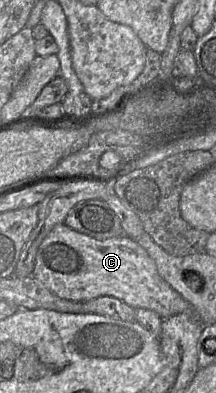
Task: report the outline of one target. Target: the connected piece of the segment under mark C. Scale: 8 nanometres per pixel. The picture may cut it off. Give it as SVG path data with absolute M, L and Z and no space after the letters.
M64 223L58 224L38 249L32 277L58 297L75 302L112 296L134 309L153 310L163 319L193 310L190 303L160 276L147 251L126 235L96 239Z

